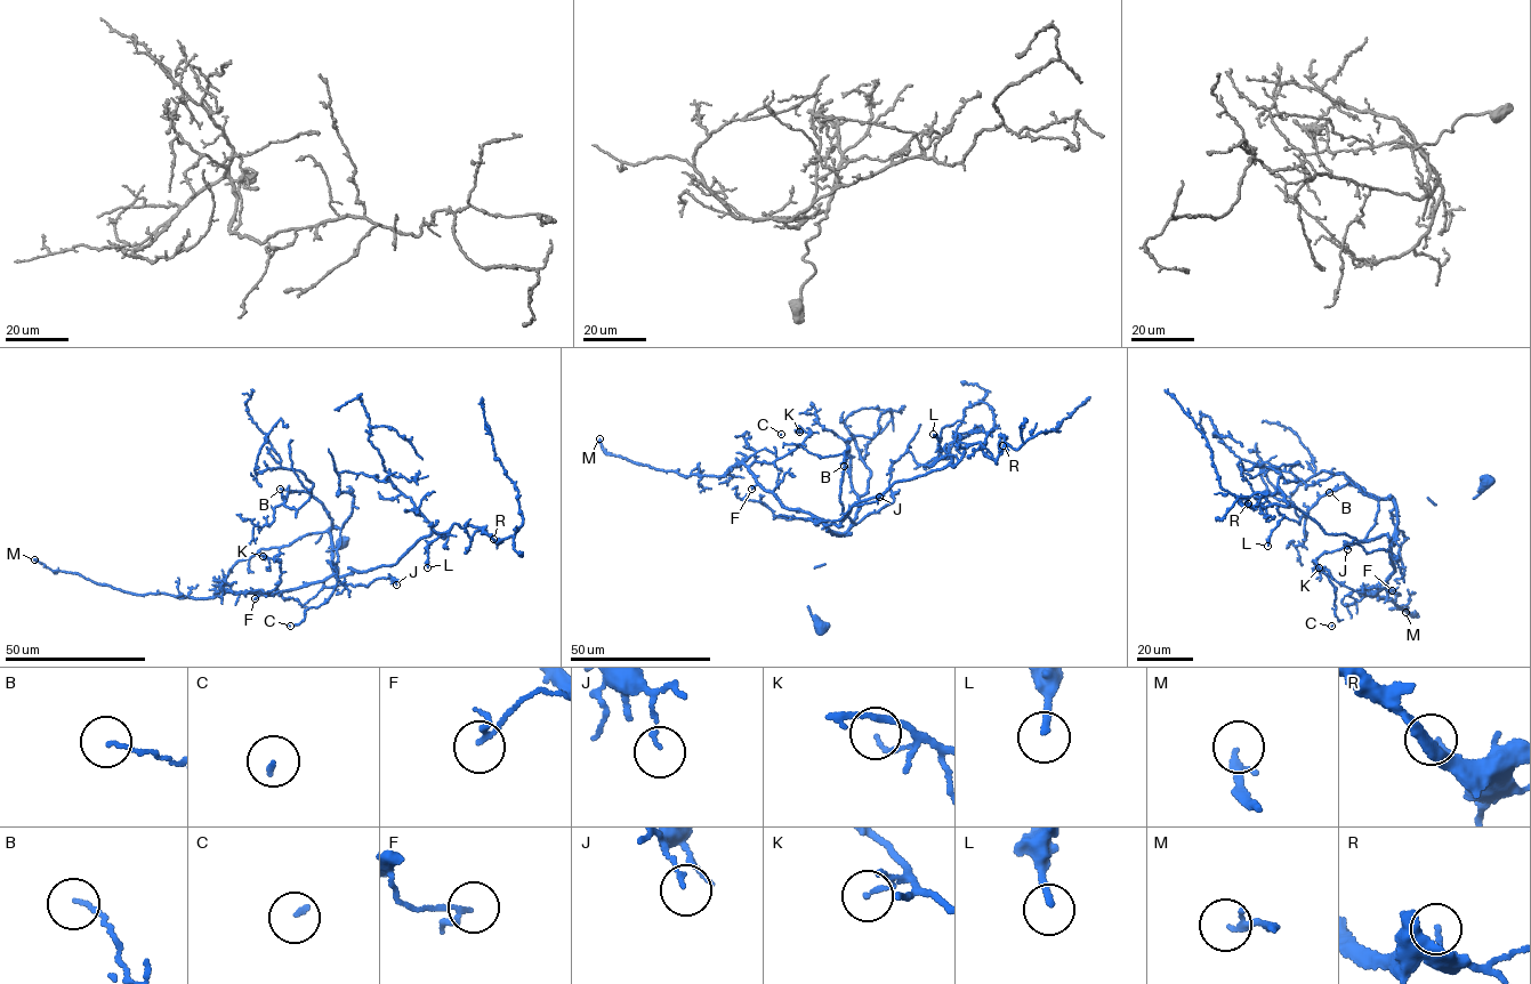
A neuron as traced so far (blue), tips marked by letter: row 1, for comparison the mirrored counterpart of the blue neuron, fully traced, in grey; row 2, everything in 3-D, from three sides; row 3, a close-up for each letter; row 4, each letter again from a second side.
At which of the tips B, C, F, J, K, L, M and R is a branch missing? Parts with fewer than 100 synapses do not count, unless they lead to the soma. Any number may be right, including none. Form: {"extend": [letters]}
{"extend": []}

